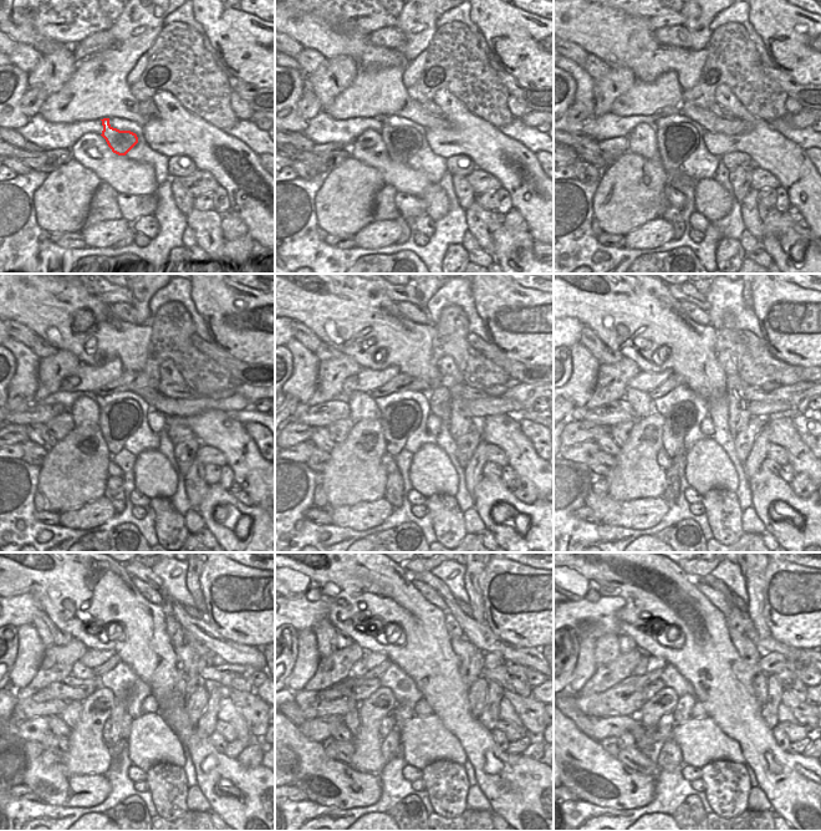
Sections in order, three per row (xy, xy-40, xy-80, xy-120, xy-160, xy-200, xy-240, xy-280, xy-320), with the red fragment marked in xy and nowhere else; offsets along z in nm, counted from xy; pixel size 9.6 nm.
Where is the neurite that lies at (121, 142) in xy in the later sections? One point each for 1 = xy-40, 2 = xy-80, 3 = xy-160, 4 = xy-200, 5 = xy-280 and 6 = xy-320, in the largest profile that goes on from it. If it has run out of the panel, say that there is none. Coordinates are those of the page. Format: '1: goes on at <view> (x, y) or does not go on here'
1: goes on at xy-40 (401, 142)
2: goes on at xy-80 (677, 142)
3: goes on at xy-160 (398, 421)
4: goes on at xy-200 (682, 417)
5: goes on at xy-280 (391, 747)
6: goes on at xy-320 (669, 756)

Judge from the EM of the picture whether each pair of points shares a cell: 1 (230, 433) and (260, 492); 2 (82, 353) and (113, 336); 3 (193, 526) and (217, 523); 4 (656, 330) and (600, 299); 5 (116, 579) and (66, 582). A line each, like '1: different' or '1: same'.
1: same
2: same
3: different
4: same
5: same

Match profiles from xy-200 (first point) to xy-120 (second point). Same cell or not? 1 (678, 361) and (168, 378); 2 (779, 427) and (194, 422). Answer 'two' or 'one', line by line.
1: two
2: one

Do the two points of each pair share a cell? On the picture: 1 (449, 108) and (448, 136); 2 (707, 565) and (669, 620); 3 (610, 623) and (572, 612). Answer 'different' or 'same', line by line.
1: same
2: different
3: same

